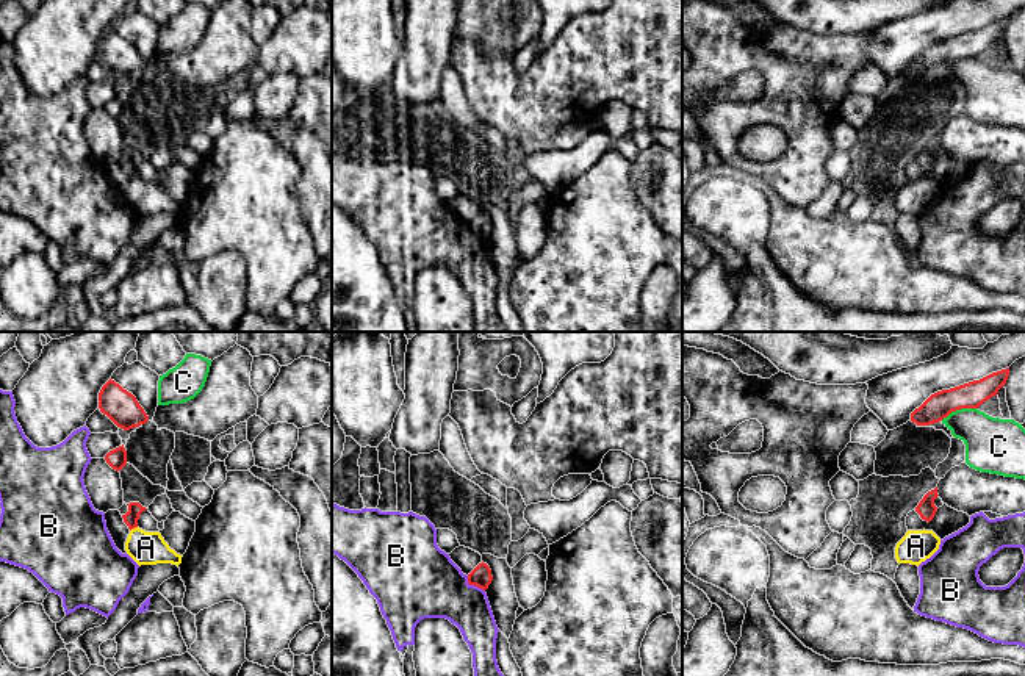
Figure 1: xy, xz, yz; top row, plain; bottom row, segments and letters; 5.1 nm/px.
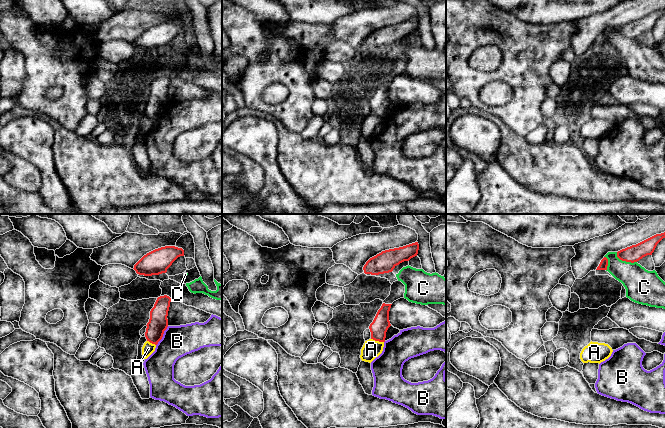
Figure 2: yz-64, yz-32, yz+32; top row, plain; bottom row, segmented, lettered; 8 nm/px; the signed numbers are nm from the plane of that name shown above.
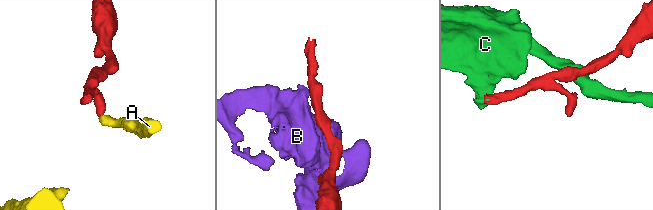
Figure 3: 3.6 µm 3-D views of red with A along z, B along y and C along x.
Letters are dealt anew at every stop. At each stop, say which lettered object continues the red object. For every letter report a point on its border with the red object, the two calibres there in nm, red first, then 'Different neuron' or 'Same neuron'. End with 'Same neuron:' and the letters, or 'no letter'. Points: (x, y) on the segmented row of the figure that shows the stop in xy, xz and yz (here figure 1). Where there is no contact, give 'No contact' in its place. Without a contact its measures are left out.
A: Touches red at xy (133, 528). Thickness 80 nm (red) against 180 nm. Different neuron
B: Touches red at xz (473, 584). Thickness 110 nm (red) against 360 nm. Different neuron
C: Touches red at yz (958, 409). Thickness 140 nm (red) against 280 nm. Different neuron
Same neuron: no letter

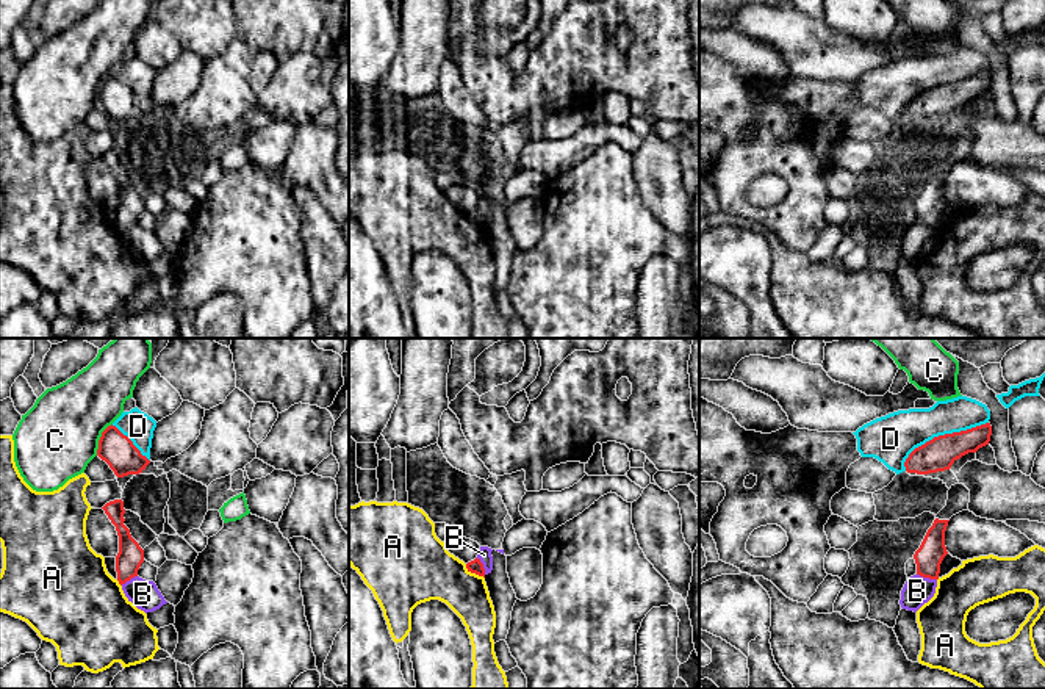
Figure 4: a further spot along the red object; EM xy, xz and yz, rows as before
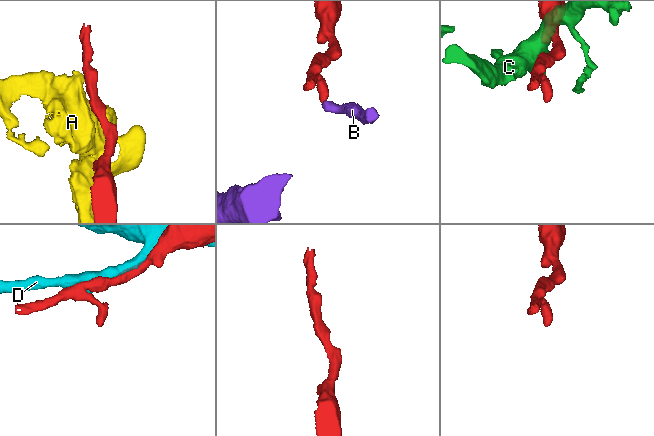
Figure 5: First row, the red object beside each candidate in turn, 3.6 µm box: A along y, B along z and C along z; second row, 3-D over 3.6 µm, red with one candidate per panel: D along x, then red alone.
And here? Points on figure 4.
A: Touches red at xz (474, 572). Thickness 70 nm (red) against 300 nm. Different neuron
B: Touches red at yz (926, 577). Thickness 140 nm (red) against 150 nm. Different neuron
C: Touches red at xy (100, 439). Thickness 170 nm (red) against 420 nm. Different neuron
D: Touches red at yz (940, 436). Thickness 170 nm (red) against 240 nm. Different neuron
Same neuron: no letter

